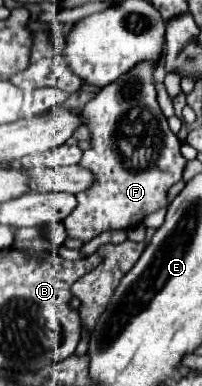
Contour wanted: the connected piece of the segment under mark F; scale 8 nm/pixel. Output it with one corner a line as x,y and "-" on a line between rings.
141,61
131,71
123,73
113,85
105,85
83,109
81,113
87,119
87,127
91,129
91,149
83,153
81,167
93,171
95,183
87,191
77,195
77,207
73,213
63,221
67,235
75,239
89,241
101,231
109,229
131,229
133,225
141,223
149,213
167,207
167,189
181,181
181,173
185,167
185,157
181,155
179,147
181,141
169,129
167,119
163,117
157,105
157,93
153,85
153,71
157,61

